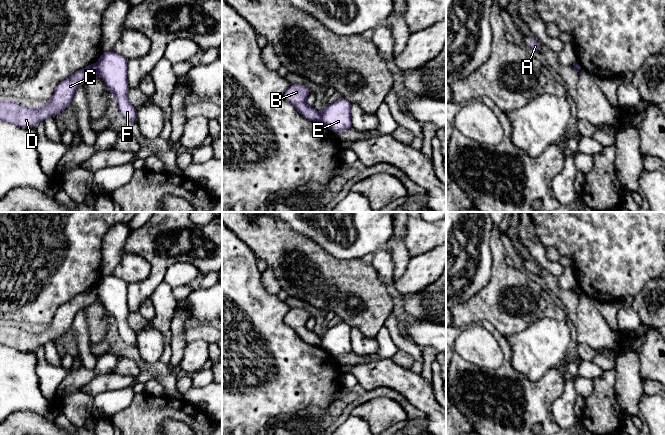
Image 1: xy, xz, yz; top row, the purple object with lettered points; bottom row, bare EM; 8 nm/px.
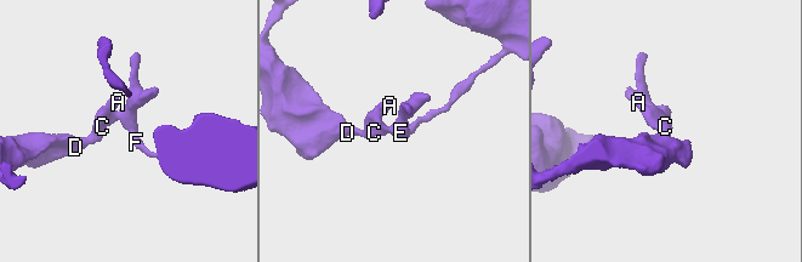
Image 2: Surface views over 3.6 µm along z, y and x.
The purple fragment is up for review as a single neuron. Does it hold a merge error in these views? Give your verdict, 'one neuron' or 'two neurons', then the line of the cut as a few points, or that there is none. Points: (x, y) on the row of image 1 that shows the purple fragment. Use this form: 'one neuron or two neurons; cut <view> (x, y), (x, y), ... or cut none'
two neurons; cut xy (96, 64), (97, 71)

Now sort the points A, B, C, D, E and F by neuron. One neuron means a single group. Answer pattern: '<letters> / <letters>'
A B C D / E F

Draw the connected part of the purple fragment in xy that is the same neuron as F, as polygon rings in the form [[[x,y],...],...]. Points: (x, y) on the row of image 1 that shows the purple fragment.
[[[114,51],[102,52],[97,62],[97,72],[116,97],[122,118],[136,122],[137,109],[128,100],[127,59]]]

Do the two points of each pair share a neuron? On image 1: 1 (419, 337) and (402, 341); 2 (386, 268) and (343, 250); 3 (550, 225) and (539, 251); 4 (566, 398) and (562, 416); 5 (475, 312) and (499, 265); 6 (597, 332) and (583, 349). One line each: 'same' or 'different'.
1: different
2: same
3: different
4: same
5: same
6: different

